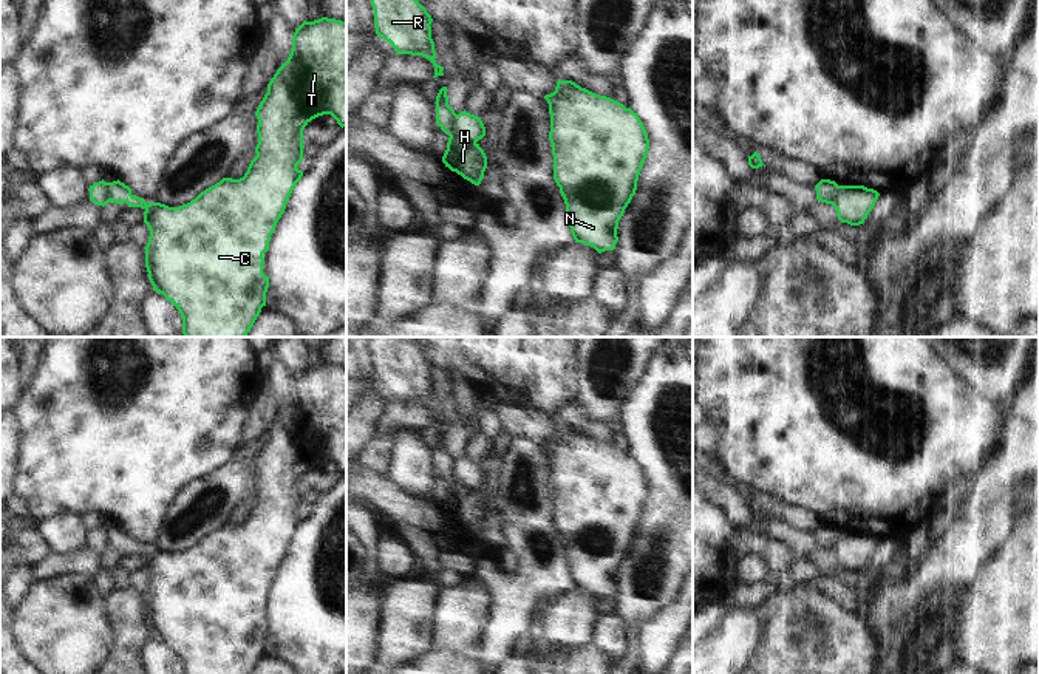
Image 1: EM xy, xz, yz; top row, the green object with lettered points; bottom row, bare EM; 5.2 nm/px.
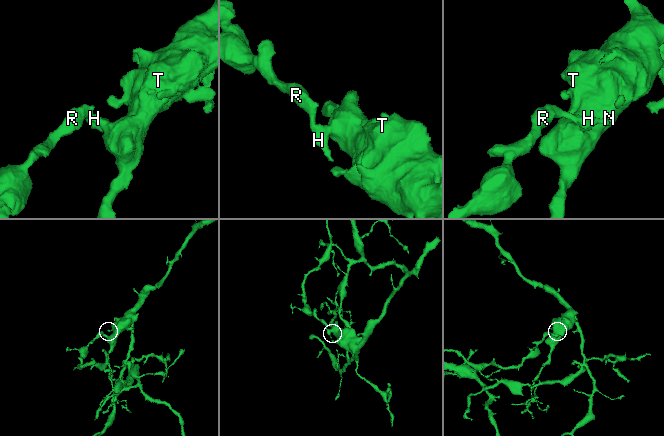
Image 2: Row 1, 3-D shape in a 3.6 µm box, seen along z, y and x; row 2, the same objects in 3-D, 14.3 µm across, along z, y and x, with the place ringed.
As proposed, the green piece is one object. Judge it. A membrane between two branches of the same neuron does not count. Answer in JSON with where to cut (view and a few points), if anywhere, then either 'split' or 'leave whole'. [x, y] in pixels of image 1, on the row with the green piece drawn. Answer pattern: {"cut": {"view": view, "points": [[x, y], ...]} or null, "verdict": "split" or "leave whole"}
{"cut": {"view": "xz", "points": [[455, 115], [453, 132], [475, 142]]}, "verdict": "split"}

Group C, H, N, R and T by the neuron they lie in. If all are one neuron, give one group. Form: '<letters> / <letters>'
C N T / H R

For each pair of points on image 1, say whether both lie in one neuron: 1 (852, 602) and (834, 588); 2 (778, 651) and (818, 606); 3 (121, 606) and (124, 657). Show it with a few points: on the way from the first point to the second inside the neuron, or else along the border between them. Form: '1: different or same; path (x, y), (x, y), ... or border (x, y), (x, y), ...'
1: same; path (848, 599), (838, 592)
2: same; path (781, 634), (781, 620), (801, 603)
3: same; path (126, 619), (126, 645)

